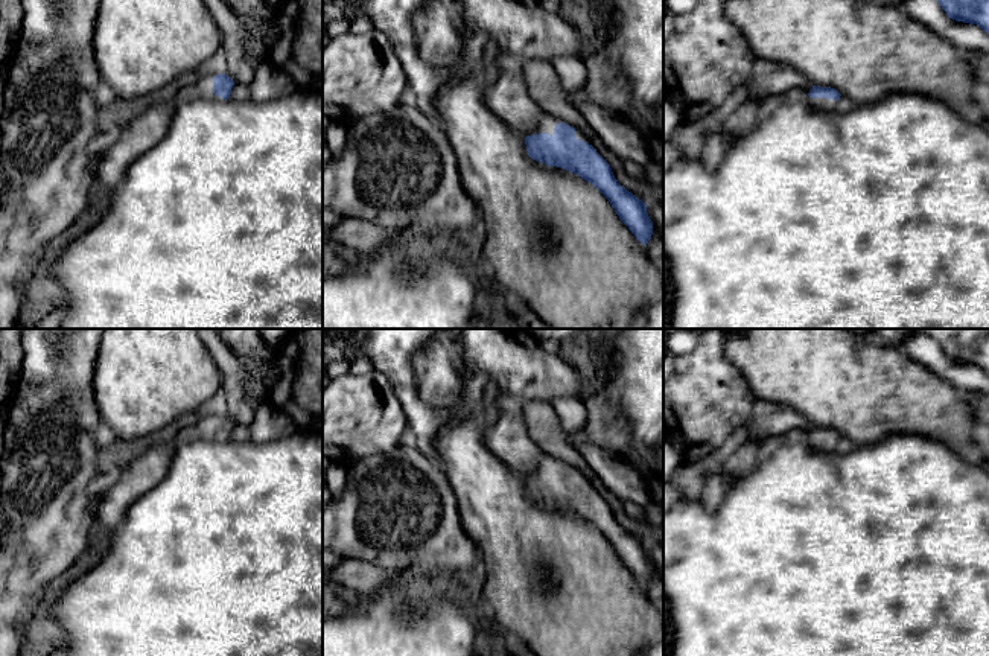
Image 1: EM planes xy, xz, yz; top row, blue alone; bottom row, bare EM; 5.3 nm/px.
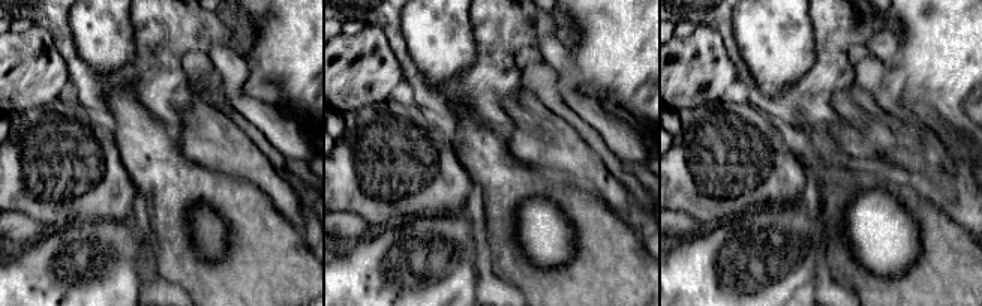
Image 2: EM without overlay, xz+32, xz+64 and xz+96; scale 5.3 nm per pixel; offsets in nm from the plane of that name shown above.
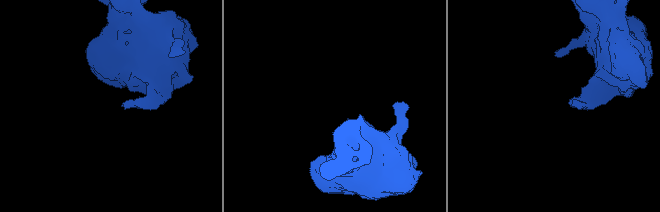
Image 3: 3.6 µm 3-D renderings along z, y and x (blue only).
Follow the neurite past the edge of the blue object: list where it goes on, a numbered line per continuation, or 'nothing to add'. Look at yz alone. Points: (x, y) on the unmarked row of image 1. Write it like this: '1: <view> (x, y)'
1: yz (823, 445)

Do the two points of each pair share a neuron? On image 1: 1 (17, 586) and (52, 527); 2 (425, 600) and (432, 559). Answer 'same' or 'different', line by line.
1: same
2: different

